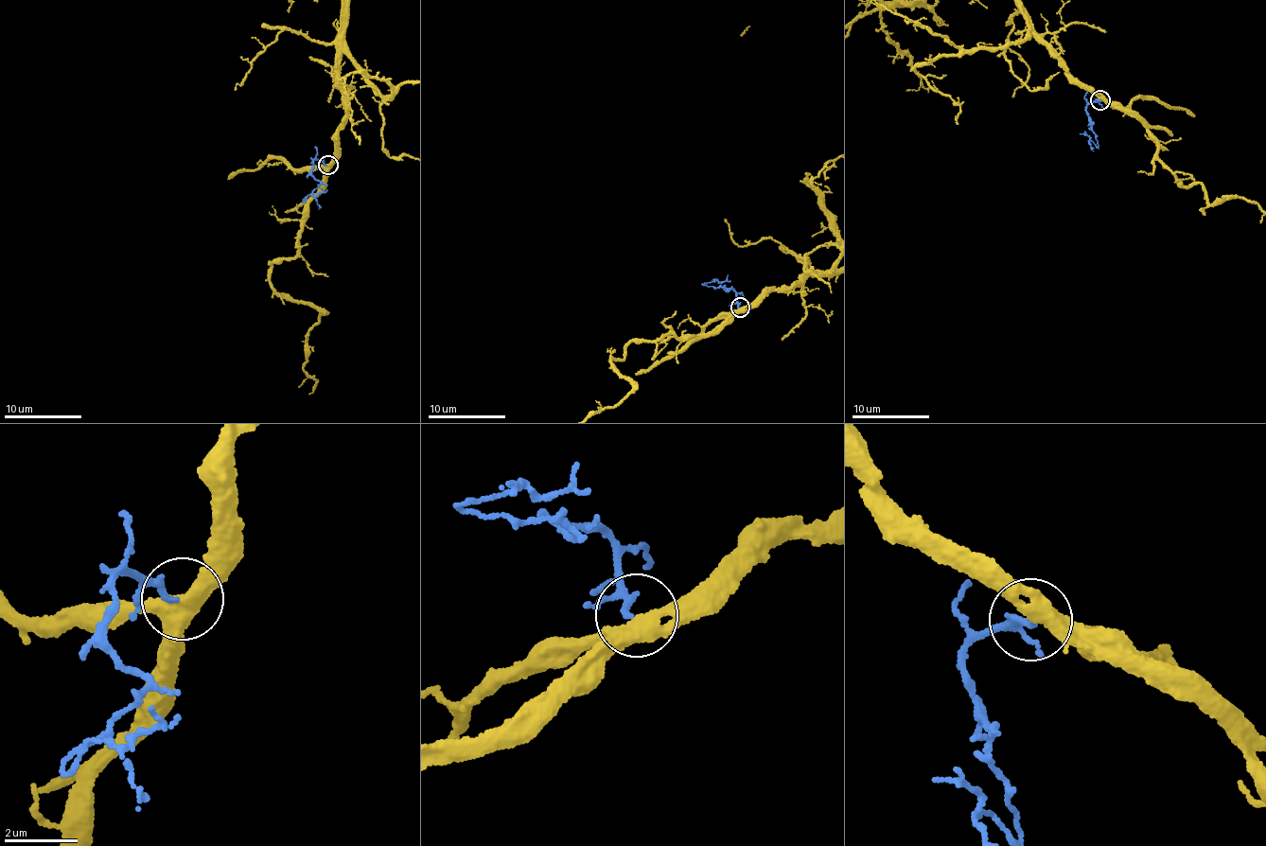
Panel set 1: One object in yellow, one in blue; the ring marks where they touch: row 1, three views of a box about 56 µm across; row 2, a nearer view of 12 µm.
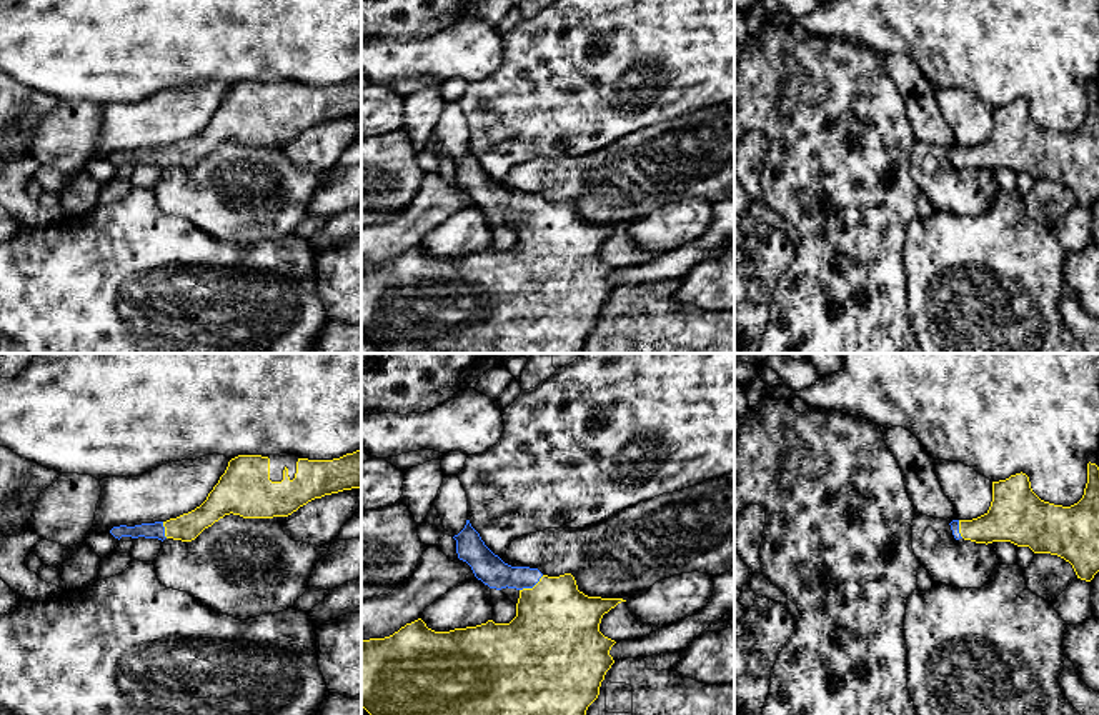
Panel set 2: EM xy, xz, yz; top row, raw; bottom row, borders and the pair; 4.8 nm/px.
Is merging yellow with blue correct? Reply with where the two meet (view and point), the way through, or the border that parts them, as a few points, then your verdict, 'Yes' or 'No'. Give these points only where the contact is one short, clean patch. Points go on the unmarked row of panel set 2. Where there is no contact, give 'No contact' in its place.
Touches yellow at xz (533, 214). Path across: xz (555, 260), (550, 235), (533, 214), (490, 195). Yes

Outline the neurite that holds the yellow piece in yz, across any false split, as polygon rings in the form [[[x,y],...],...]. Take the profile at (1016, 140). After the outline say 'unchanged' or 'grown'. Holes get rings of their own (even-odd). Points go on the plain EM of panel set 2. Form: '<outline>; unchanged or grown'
[[[1087,90],[1084,122],[1071,133],[1041,127],[1021,98],[992,108],[992,128],[984,142],[949,152],[956,167],[1011,168],[1057,182],[1072,192],[1077,205],[1091,208],[1099,198],[1099,93]]]; grown

